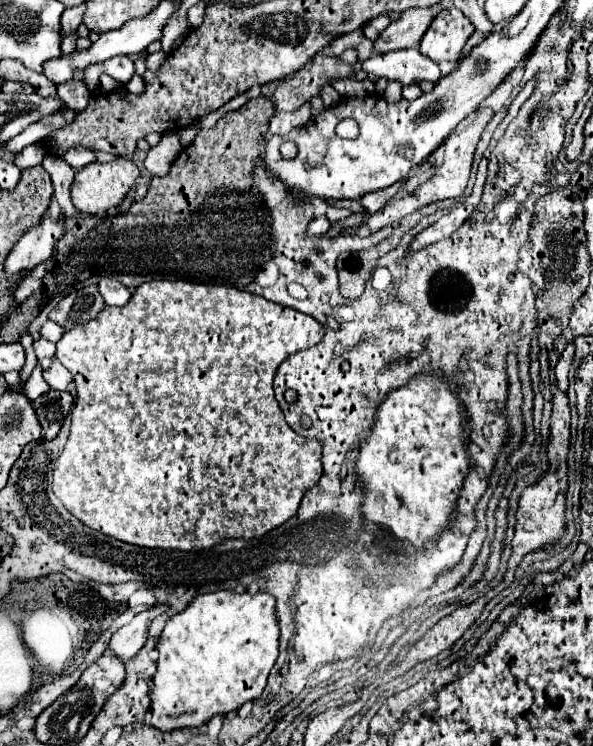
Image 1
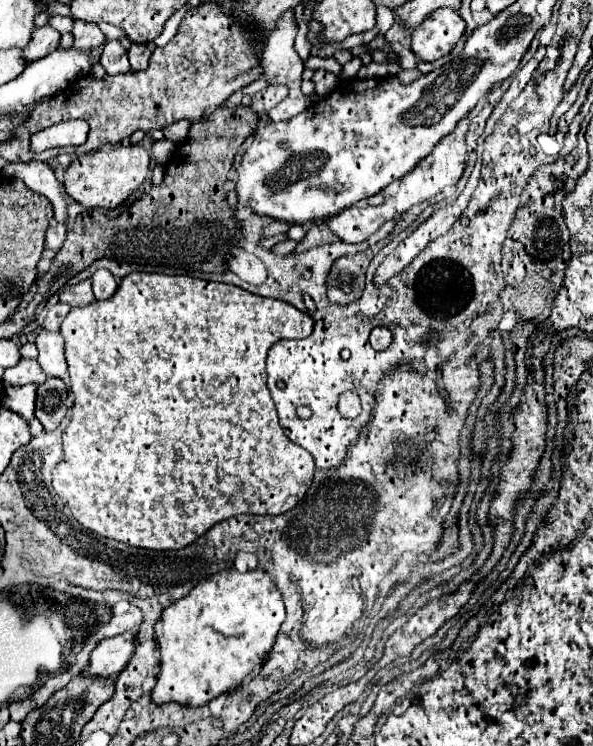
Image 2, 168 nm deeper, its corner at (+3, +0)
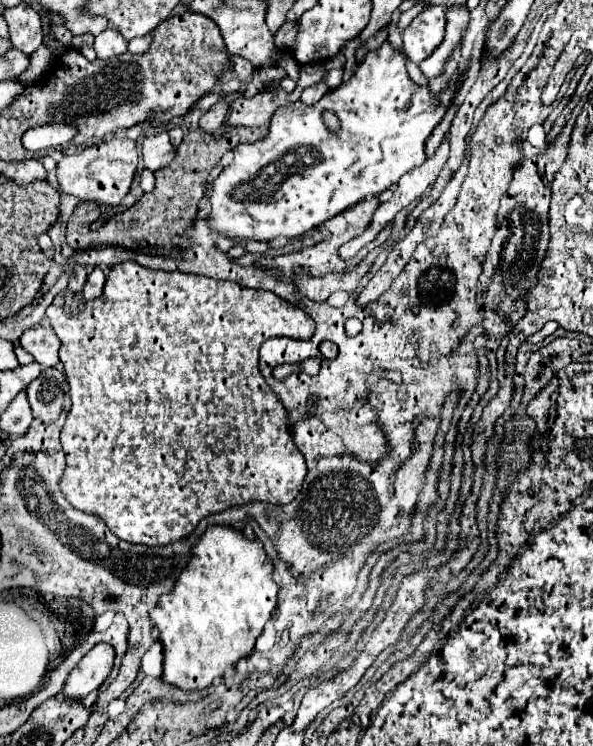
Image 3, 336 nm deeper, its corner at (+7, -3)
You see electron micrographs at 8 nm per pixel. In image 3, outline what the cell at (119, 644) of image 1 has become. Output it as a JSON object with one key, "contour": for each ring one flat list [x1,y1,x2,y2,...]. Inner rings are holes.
{"contour":[[107,643,95,645,79,661,79,665,69,673,65,689,63,689,63,695,67,699,83,699,91,691,99,689,101,683,111,673,113,661,115,661,115,649,113,649,113,645,107,645]]}

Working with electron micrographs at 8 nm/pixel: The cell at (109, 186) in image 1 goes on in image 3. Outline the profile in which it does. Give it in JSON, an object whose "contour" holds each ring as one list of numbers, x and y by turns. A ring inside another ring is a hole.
{"contour":[[113,137,99,145,91,145,81,153,67,153,57,165,59,191,77,197,79,201,95,201,103,205,119,205,129,193,137,171,139,155,135,141,129,137]]}

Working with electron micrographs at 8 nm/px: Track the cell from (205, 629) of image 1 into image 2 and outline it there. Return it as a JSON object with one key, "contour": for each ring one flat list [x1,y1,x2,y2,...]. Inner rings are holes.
{"contour":[[229,568,201,580,187,596,165,608,155,622,161,672,151,692,153,700,157,704,175,700,201,706,223,692,231,692,267,658,283,620,283,598,261,568,247,572]]}

